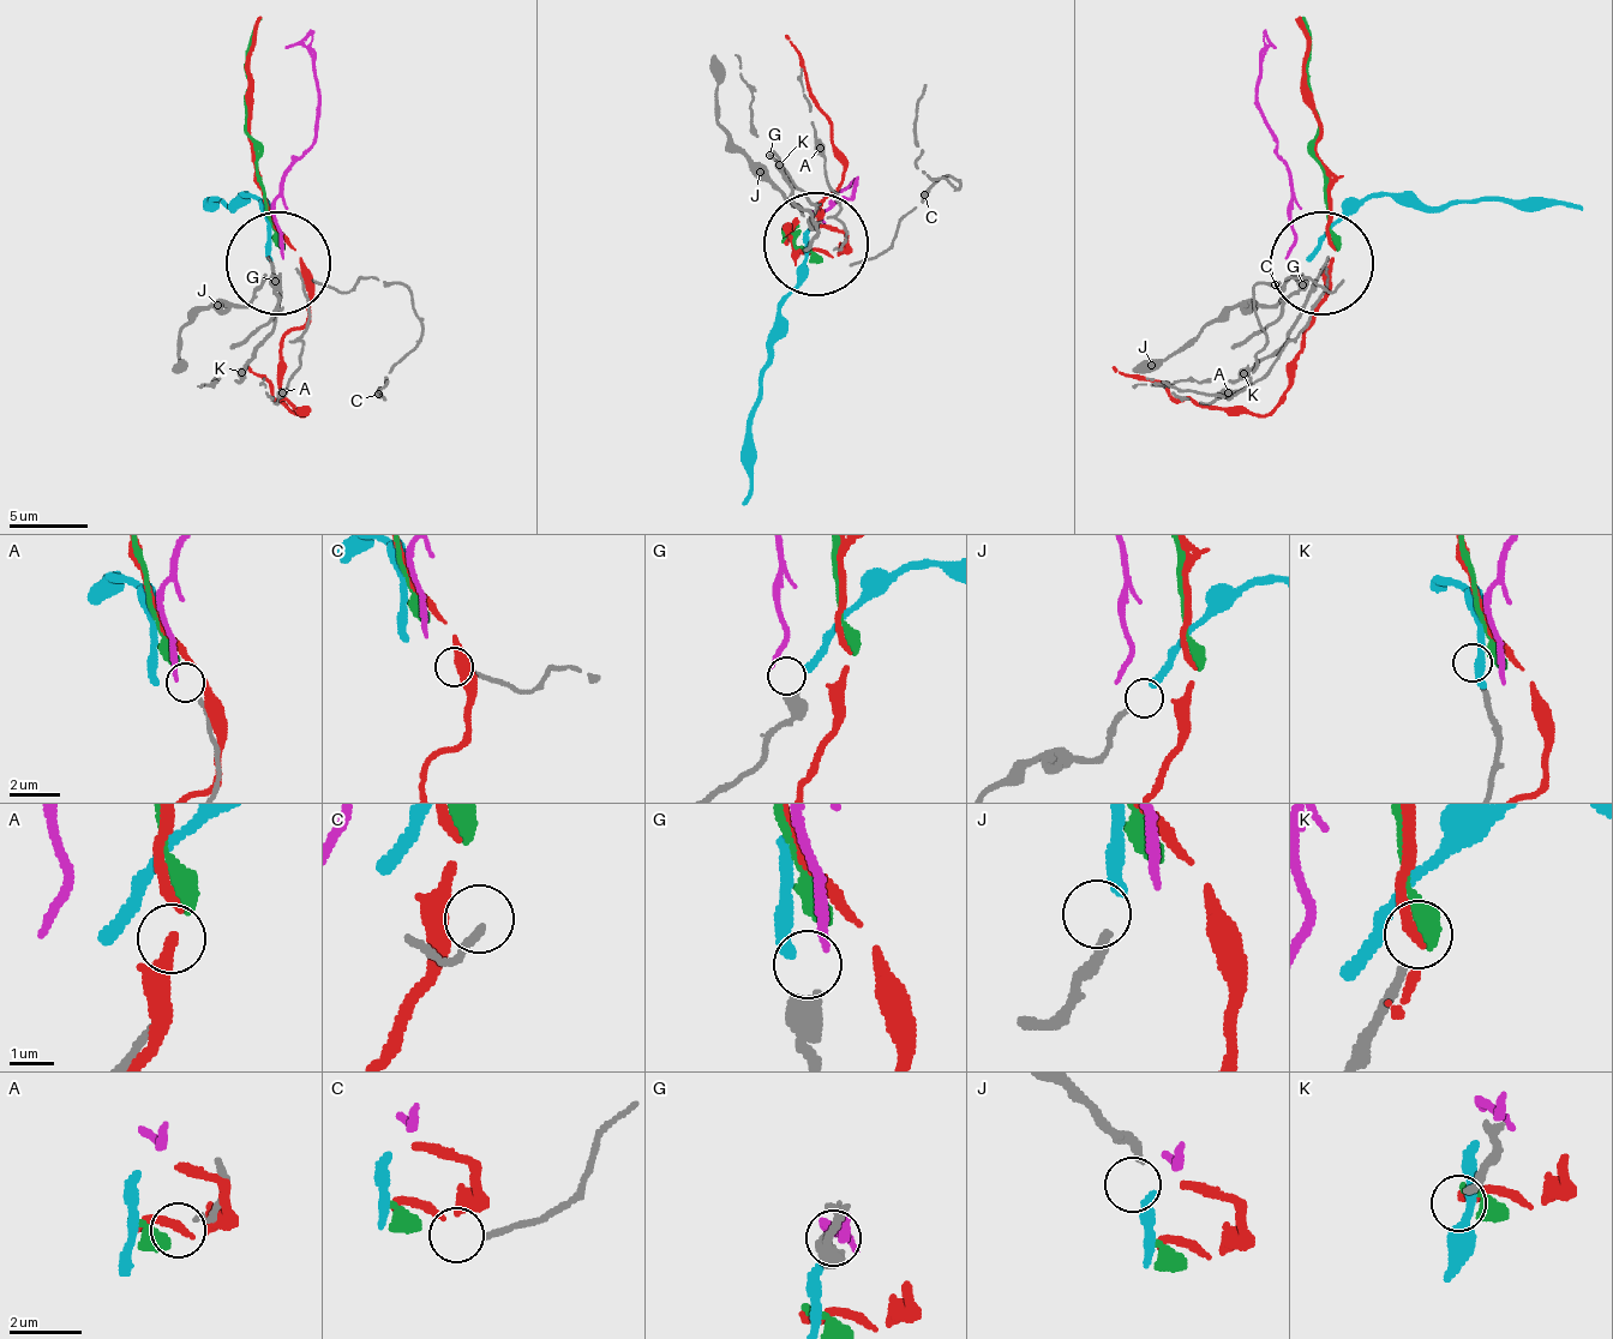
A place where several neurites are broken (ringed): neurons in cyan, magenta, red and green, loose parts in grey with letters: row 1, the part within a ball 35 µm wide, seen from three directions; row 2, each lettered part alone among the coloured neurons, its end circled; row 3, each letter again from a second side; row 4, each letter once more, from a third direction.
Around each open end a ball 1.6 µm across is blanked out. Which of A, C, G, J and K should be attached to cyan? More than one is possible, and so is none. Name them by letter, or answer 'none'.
J

